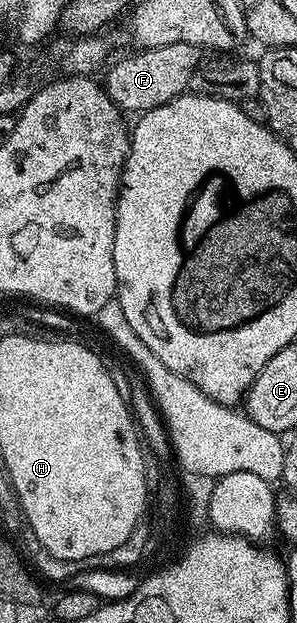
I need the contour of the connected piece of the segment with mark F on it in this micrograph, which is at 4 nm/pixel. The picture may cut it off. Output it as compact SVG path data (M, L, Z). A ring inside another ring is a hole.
M168 43L168 47L133 52L120 58L114 66L111 64L105 70L104 80L104 88L110 98L127 114L141 115L182 96L190 89L190 76L200 65L200 51L188 43Z

